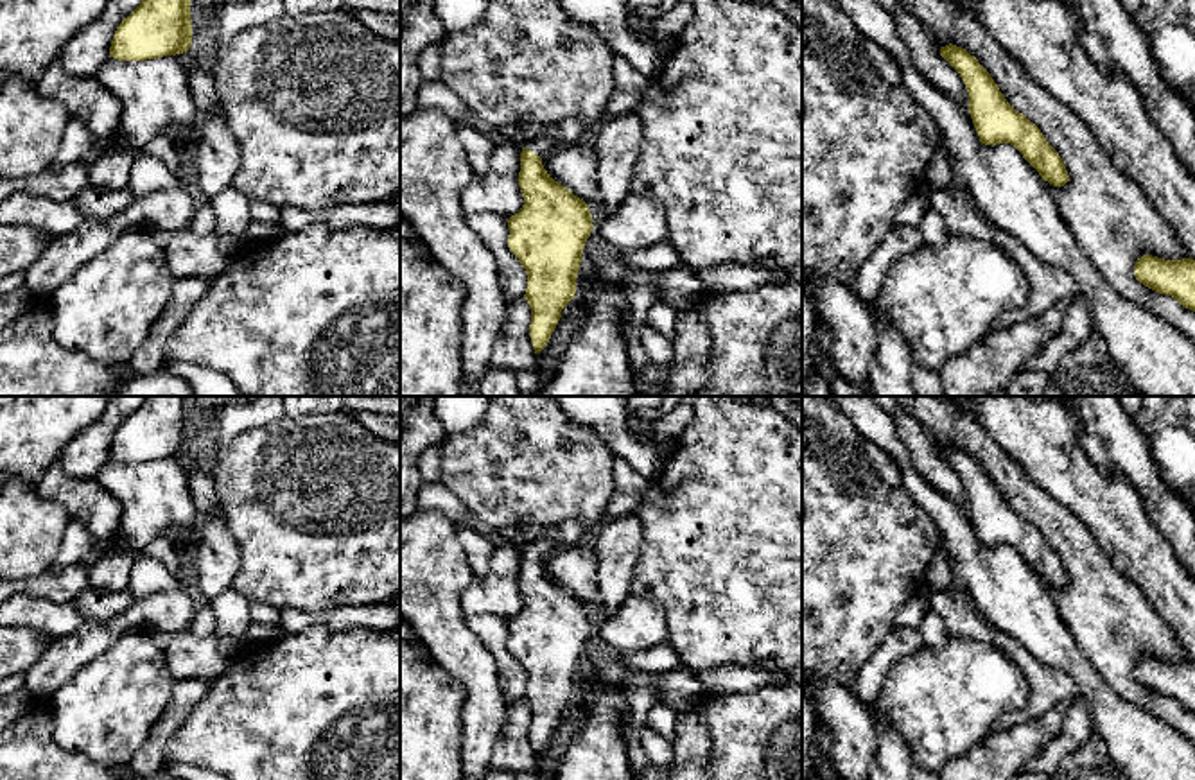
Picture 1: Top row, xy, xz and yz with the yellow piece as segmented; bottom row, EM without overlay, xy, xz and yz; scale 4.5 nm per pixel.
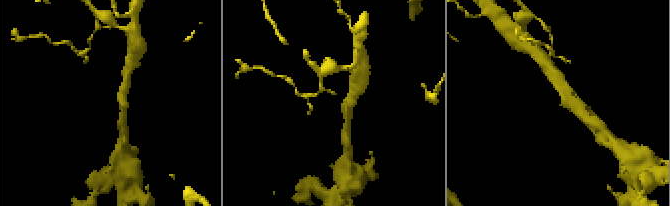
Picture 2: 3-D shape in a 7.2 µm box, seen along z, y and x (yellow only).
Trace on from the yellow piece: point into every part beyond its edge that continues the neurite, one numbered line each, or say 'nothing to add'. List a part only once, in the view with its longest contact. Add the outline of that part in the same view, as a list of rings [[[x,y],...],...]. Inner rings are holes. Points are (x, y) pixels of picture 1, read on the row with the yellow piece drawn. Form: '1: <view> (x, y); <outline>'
1: xz (546, 142); [[[544,127],[544,131],[524,149],[529,149],[540,158],[544,158],[545,154],[553,152],[560,145],[563,145],[560,138],[549,127]]]

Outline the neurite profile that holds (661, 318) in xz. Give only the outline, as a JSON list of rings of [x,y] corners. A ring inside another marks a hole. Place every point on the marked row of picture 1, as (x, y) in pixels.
[[[657,301],[648,312],[648,325],[667,341],[675,335],[676,319],[678,312],[664,301]]]

